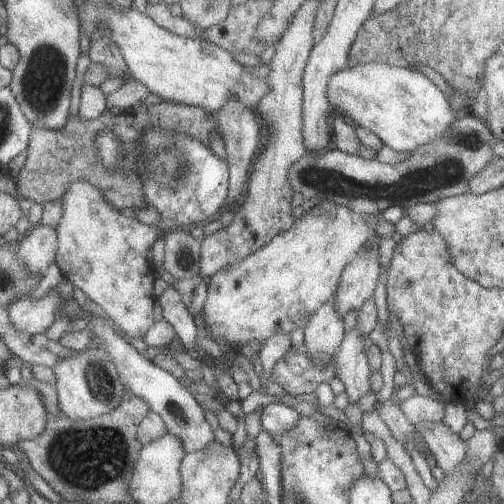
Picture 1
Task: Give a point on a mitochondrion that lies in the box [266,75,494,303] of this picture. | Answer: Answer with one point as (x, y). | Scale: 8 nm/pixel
(443, 170)

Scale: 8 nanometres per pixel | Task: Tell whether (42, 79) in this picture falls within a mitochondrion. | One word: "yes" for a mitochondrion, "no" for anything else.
yes

